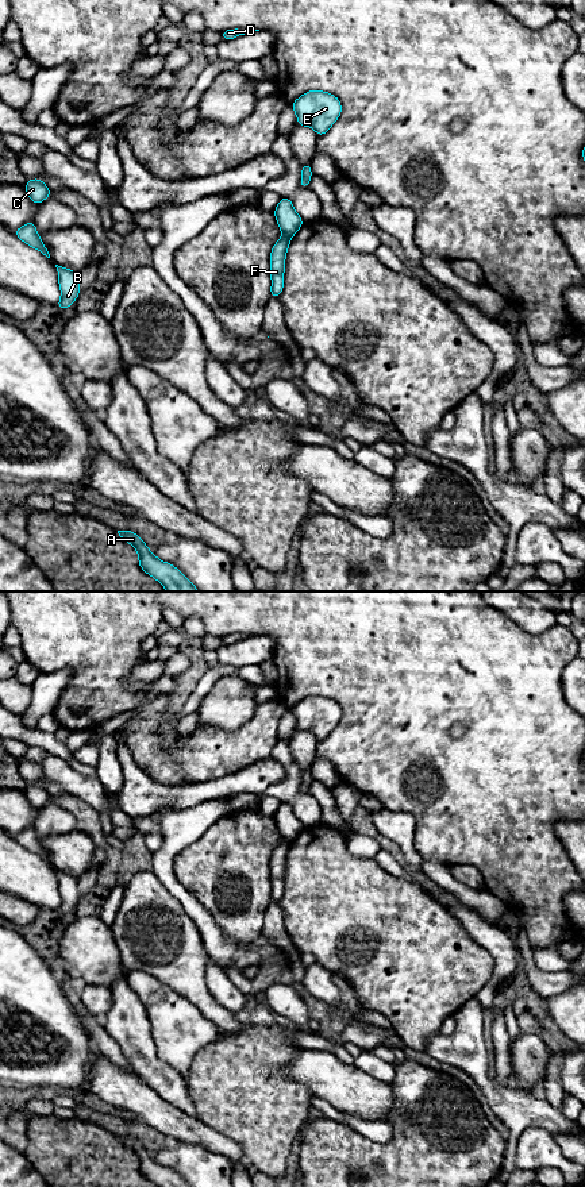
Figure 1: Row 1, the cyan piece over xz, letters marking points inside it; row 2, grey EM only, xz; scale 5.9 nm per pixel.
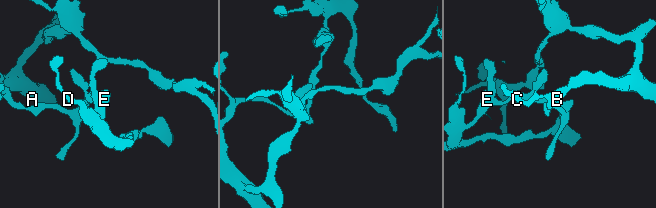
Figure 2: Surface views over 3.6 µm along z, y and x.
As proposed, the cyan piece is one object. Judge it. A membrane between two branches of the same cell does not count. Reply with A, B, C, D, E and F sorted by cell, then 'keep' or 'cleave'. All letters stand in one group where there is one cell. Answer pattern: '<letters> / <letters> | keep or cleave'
A B C F / D E | cleave

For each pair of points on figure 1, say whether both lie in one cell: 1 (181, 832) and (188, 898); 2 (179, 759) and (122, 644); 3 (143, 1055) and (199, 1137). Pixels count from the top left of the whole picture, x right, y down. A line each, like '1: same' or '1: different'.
1: same
2: same
3: different

